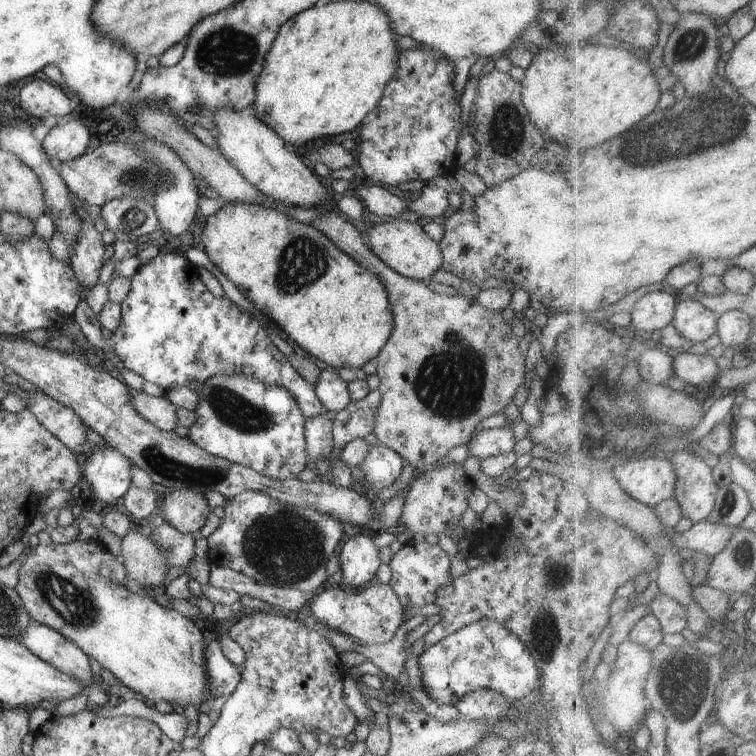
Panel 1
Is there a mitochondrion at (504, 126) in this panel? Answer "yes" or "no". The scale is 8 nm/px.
yes

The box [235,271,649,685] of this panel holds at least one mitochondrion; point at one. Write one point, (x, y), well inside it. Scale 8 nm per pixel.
(286, 548)

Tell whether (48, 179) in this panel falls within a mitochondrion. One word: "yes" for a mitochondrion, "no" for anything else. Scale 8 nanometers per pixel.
no

